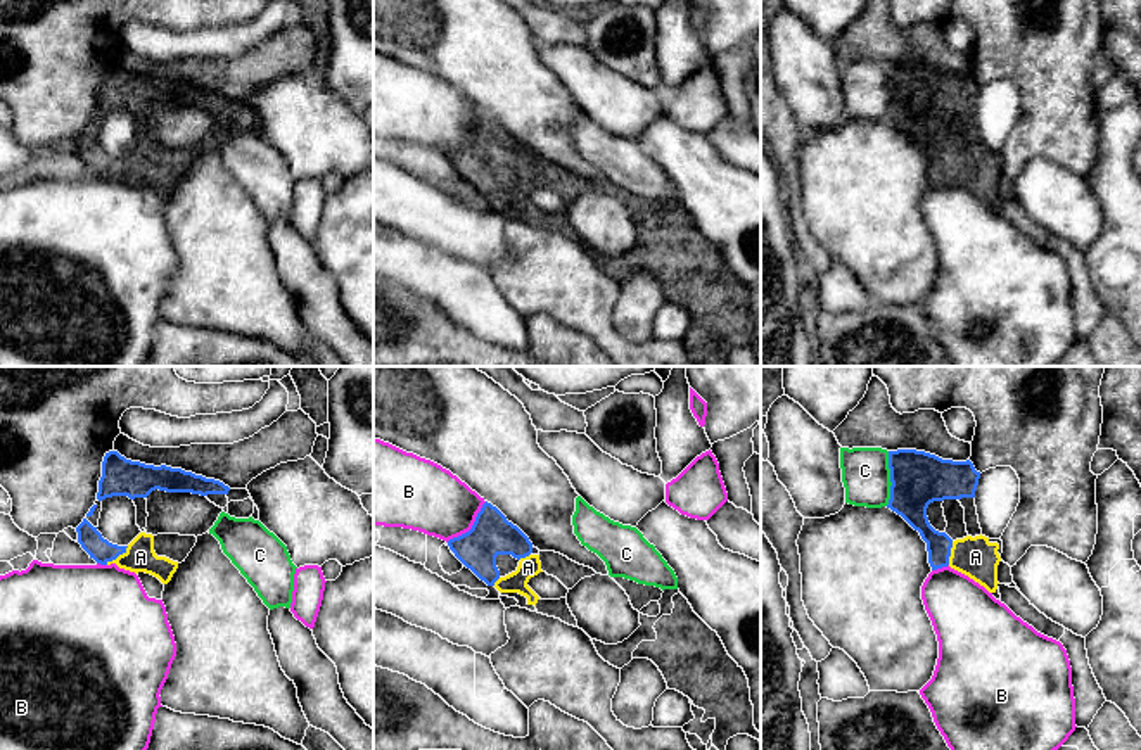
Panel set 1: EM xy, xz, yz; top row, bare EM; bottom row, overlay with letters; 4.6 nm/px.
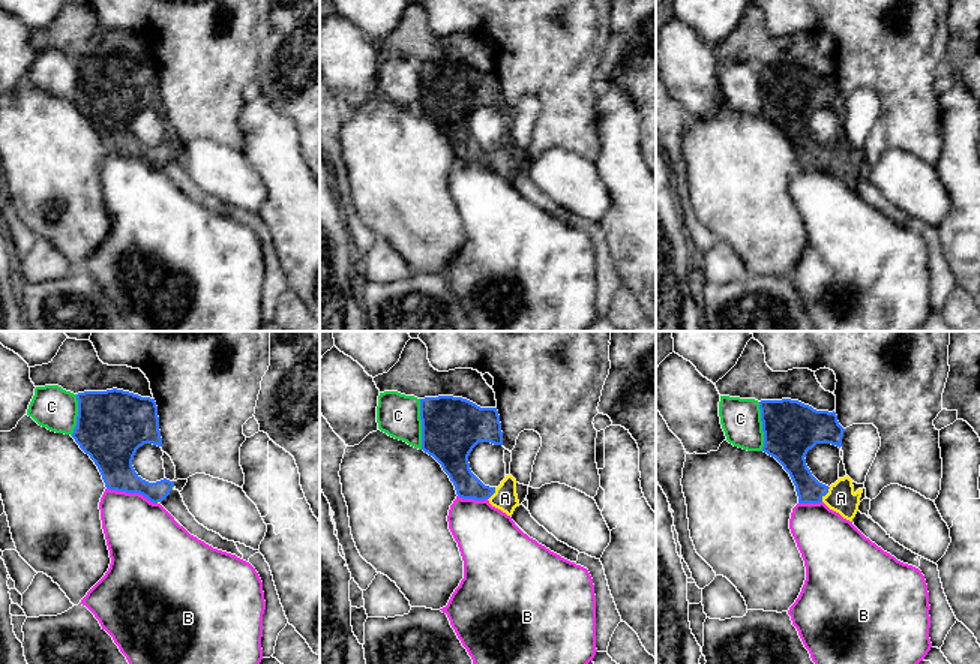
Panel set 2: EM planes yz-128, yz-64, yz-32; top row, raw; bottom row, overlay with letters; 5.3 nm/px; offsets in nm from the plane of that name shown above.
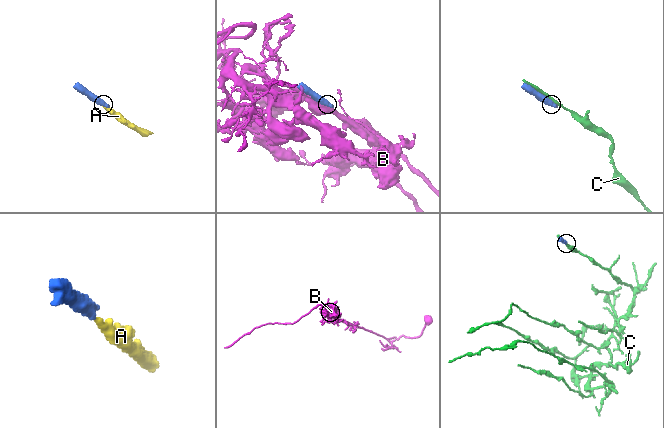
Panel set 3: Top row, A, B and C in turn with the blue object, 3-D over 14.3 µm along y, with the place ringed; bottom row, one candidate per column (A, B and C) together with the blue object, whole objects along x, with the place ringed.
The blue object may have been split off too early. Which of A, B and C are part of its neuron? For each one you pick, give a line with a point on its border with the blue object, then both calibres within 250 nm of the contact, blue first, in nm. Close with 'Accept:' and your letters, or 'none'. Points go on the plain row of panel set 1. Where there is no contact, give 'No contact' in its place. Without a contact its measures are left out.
A: Touches blue at xy (116, 170). Thickness 110 nm (blue) against 140 nm
Accept: A

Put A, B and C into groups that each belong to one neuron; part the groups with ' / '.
A / B / C

